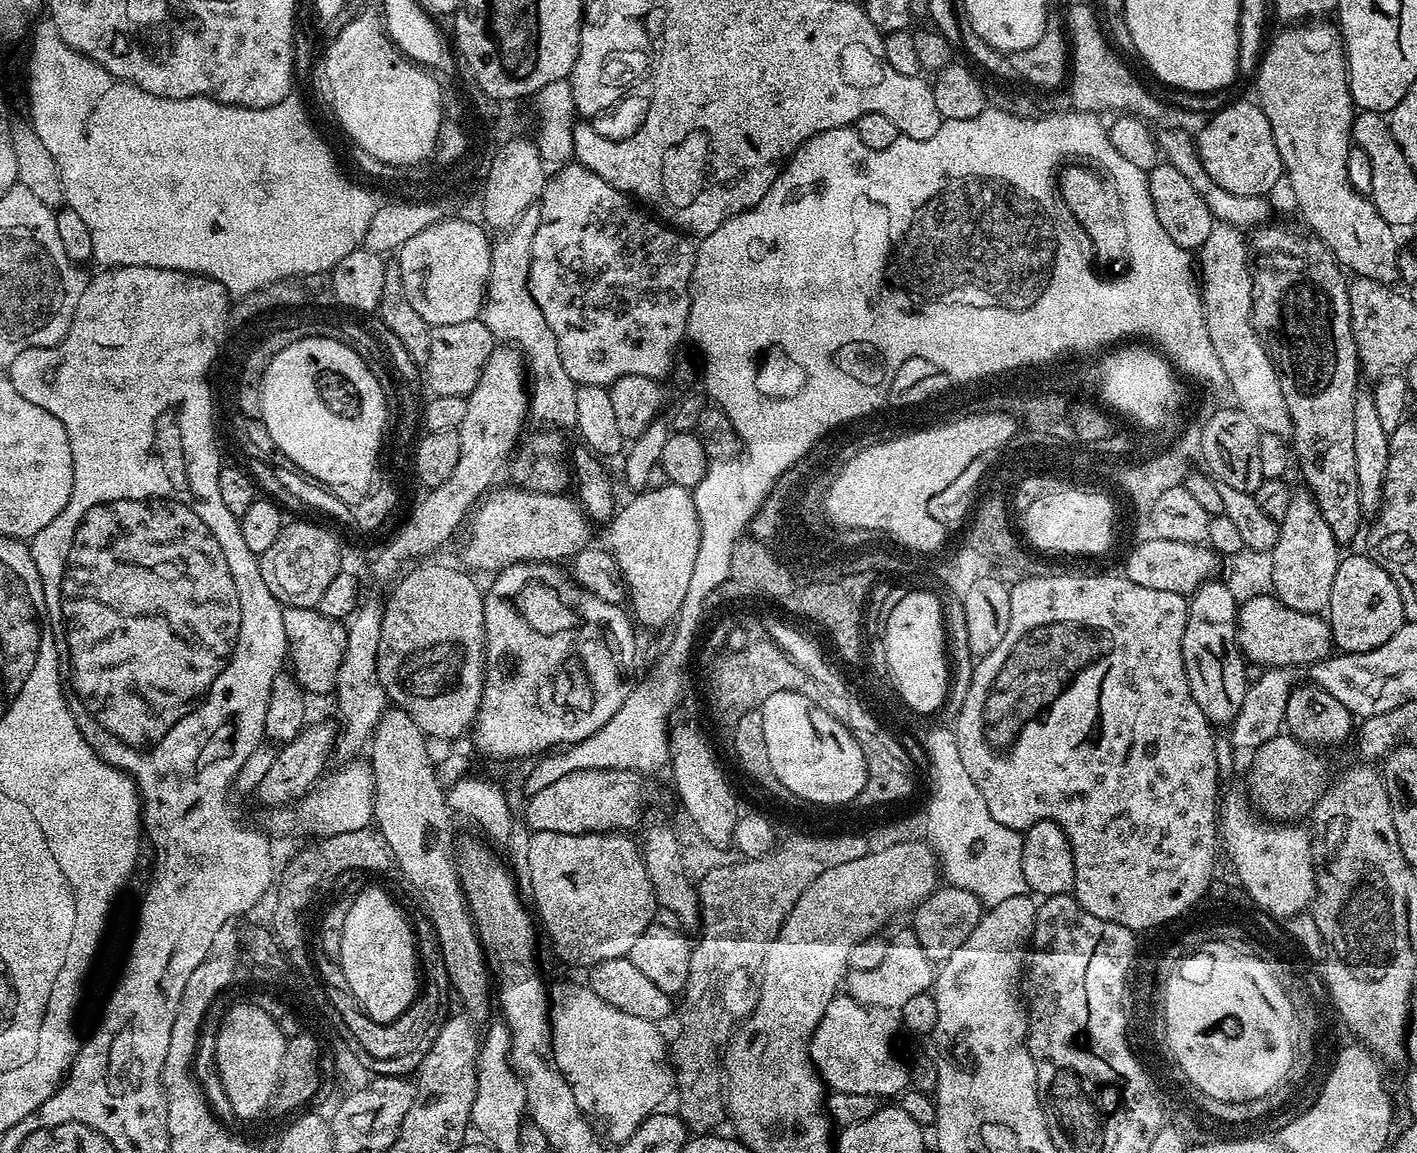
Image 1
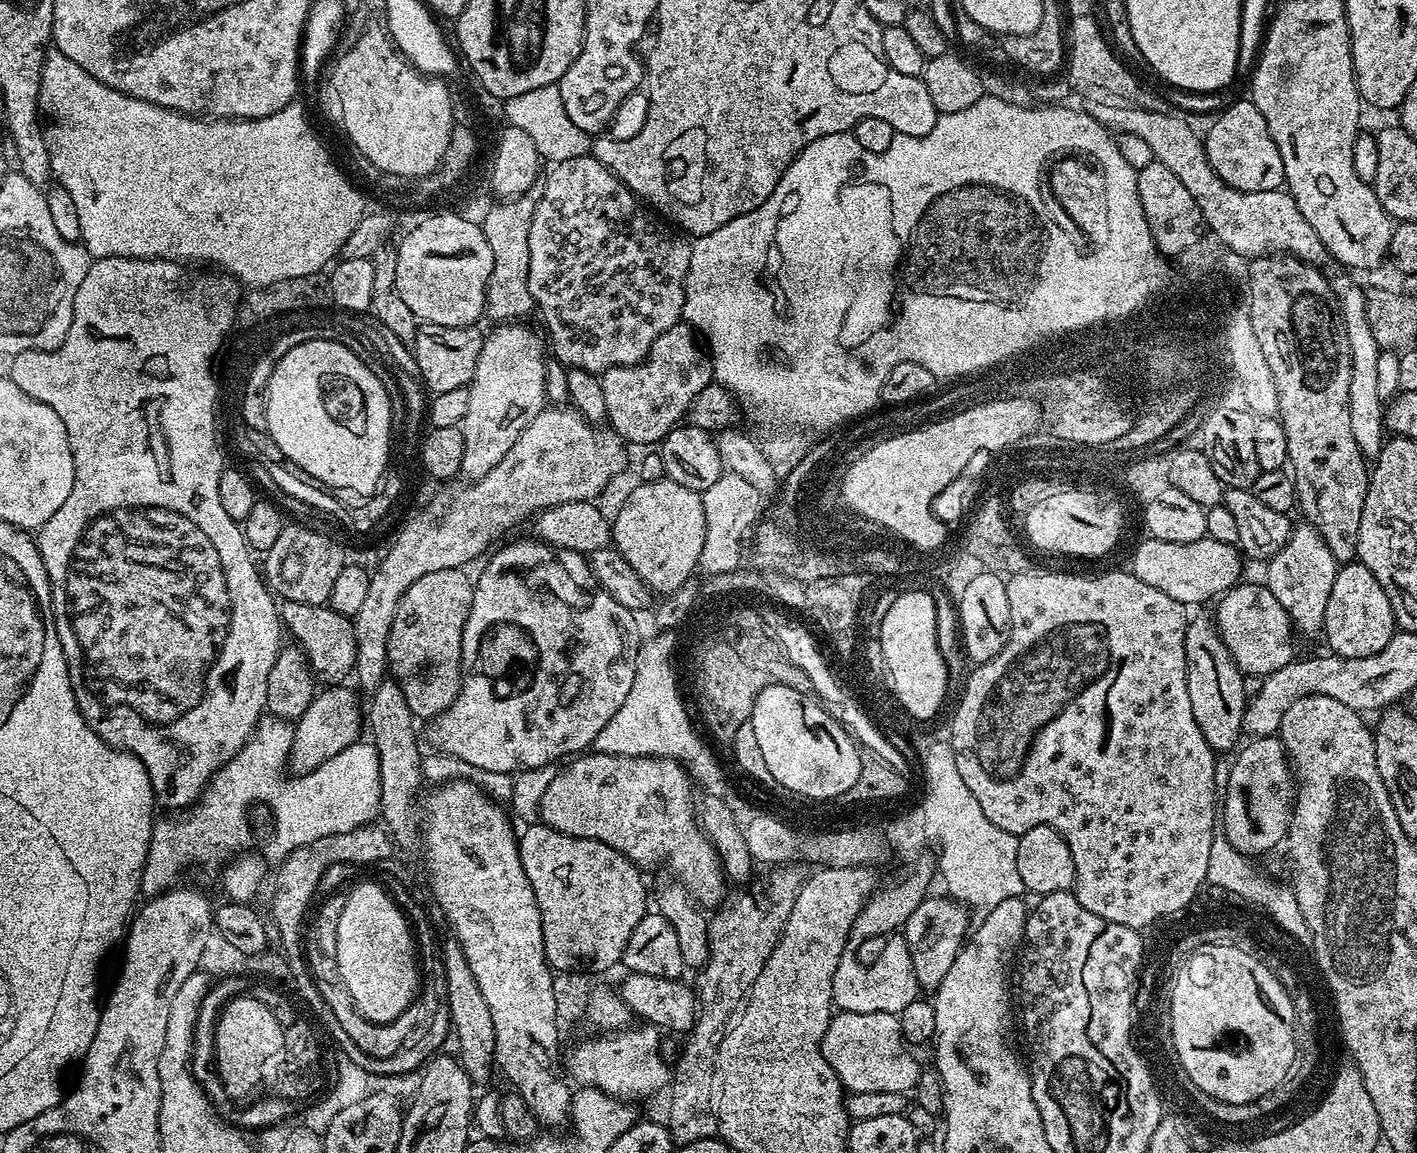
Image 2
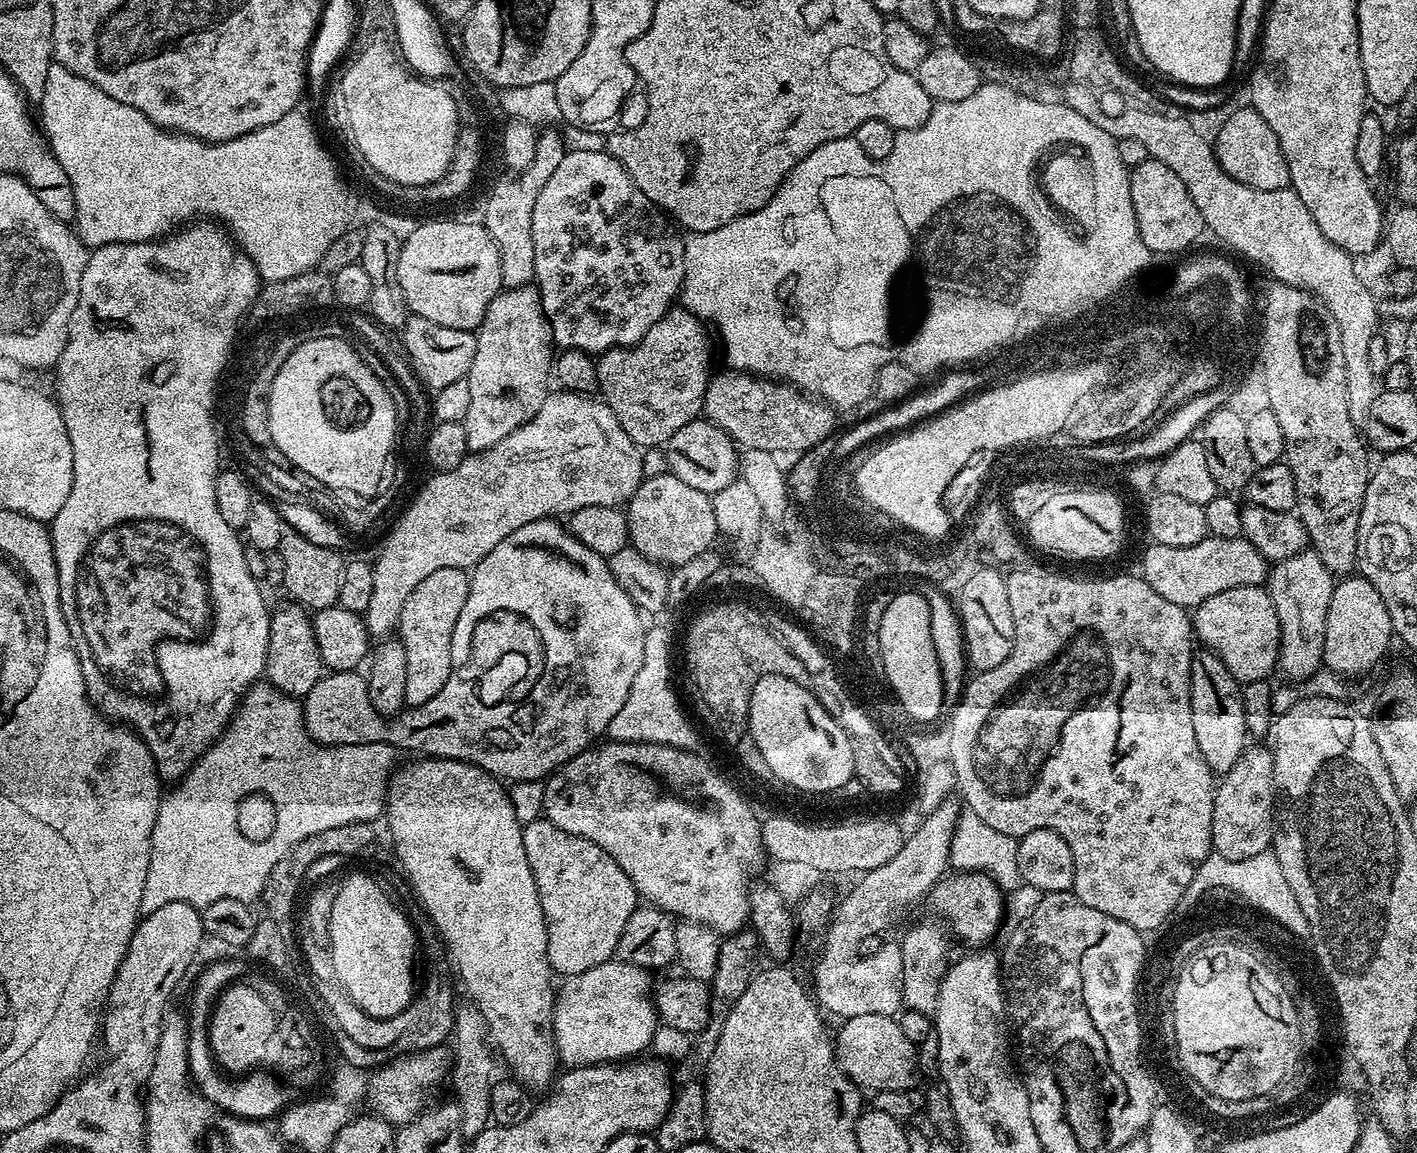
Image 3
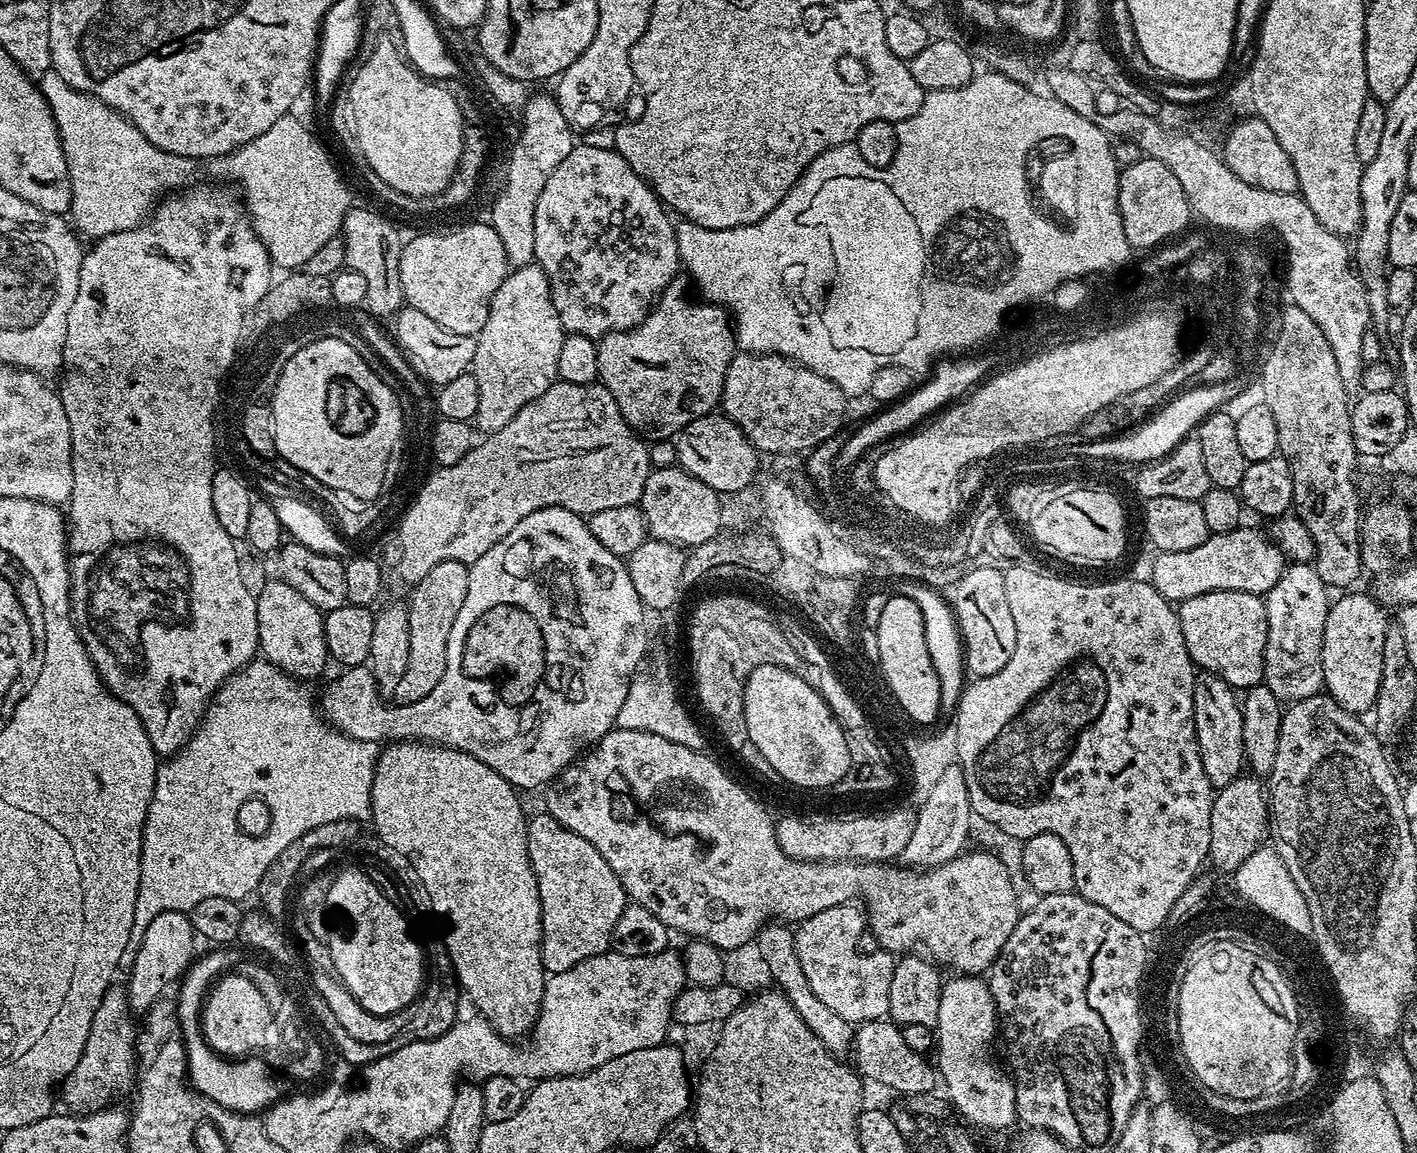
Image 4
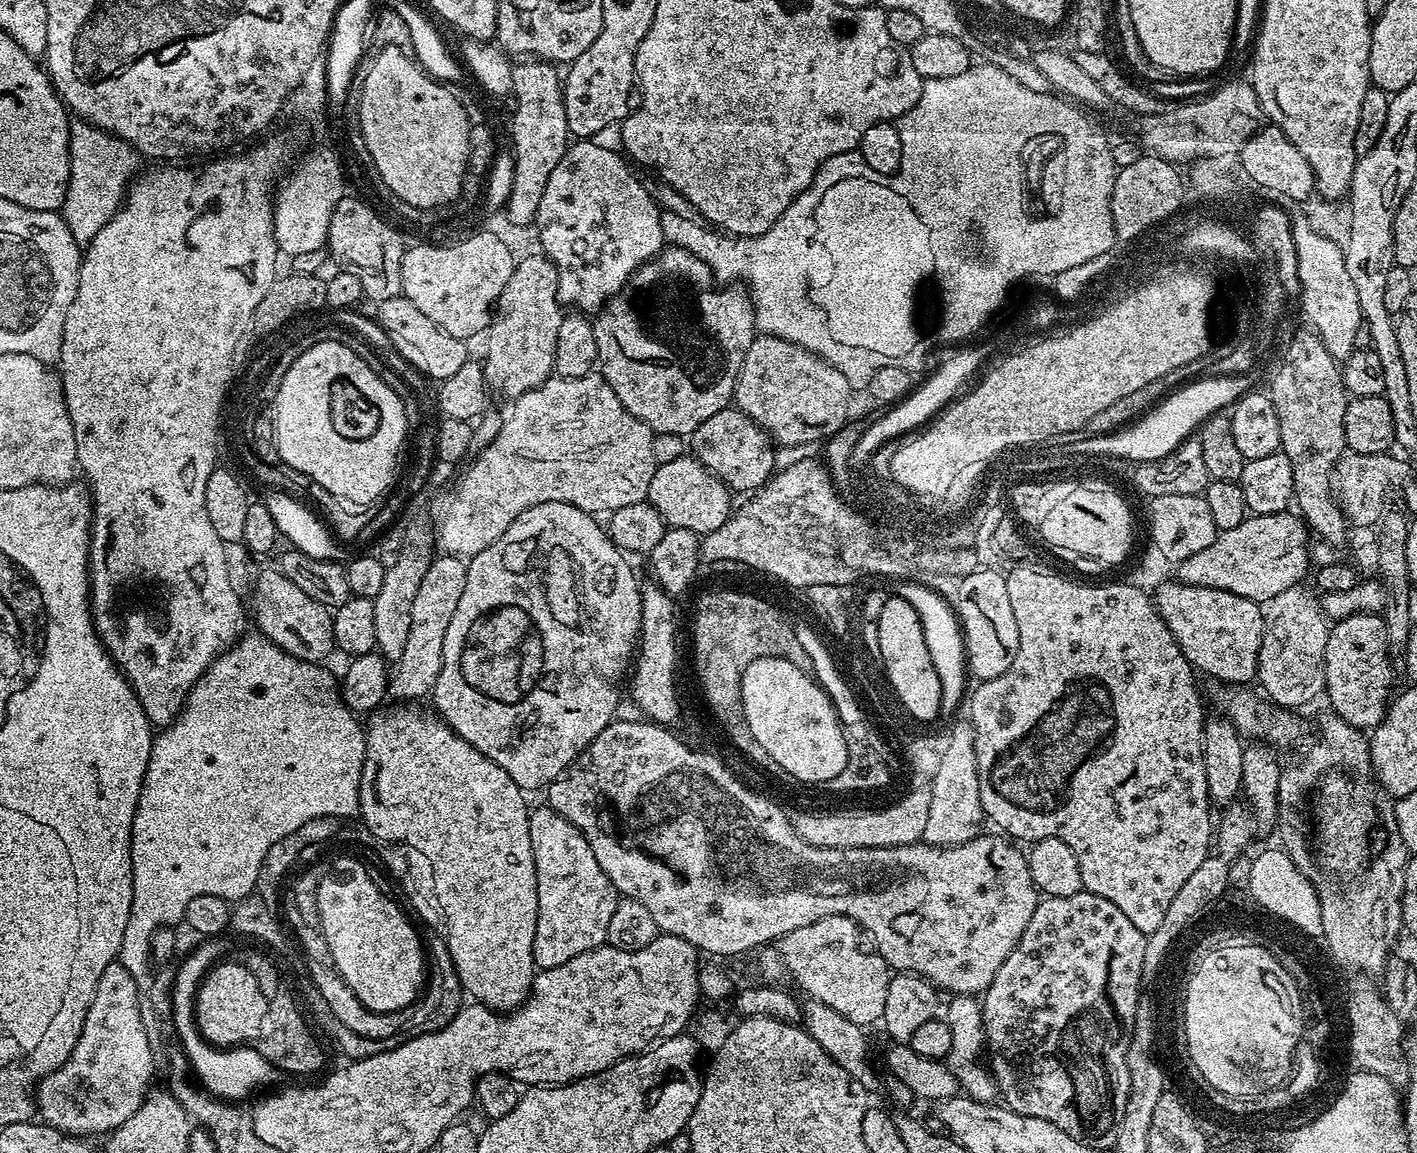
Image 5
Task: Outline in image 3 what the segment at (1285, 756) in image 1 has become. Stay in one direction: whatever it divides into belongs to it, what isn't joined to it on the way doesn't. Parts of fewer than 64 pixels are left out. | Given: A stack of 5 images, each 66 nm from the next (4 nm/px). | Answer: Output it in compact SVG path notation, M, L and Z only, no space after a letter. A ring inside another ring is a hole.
M1255 745L1246 748L1242 758L1223 775L1217 785L1214 820L1211 822L1213 851L1231 861L1252 858L1267 851L1273 845L1278 824L1276 800L1278 804L1271 749Z

